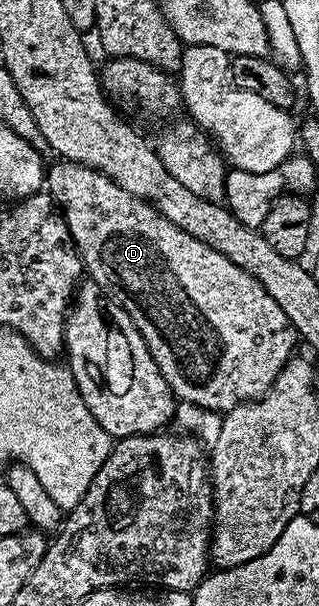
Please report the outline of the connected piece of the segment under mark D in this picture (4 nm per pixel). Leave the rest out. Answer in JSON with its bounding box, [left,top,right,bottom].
[47,163,299,411]

